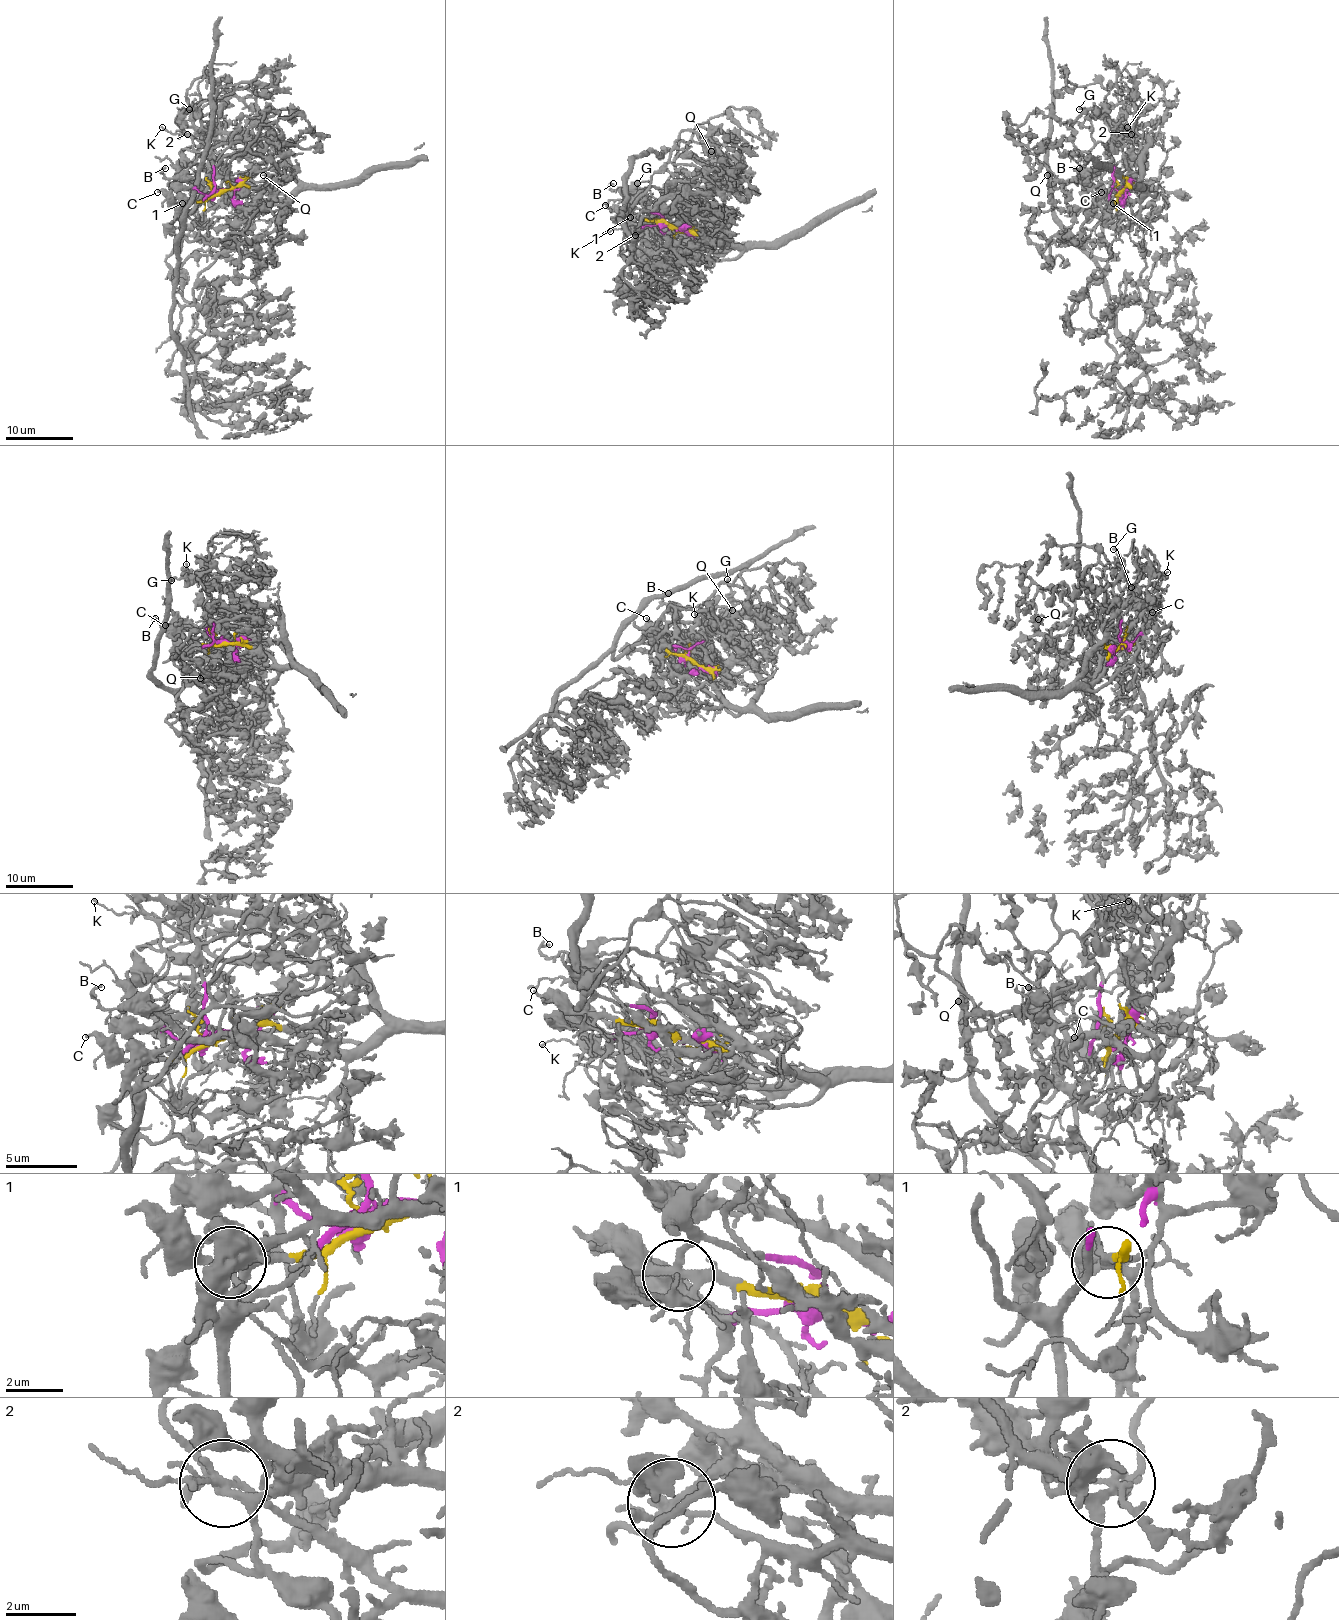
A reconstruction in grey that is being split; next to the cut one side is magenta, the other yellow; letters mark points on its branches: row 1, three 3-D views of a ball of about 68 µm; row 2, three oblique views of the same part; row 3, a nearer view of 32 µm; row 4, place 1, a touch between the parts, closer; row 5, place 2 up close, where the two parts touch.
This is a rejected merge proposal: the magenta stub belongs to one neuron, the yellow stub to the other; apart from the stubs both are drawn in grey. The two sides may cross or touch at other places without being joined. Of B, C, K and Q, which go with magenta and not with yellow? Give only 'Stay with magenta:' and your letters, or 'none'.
Stay with magenta: Q

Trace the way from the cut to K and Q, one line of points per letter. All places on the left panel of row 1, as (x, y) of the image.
K: (222, 189), (252, 186), (286, 198), (298, 183), (278, 152), (220, 154), (192, 135), (161, 127)
Q: (220, 189), (215, 186), (185, 213), (193, 210), (202, 193), (219, 178), (254, 188), (273, 181), (263, 174)

